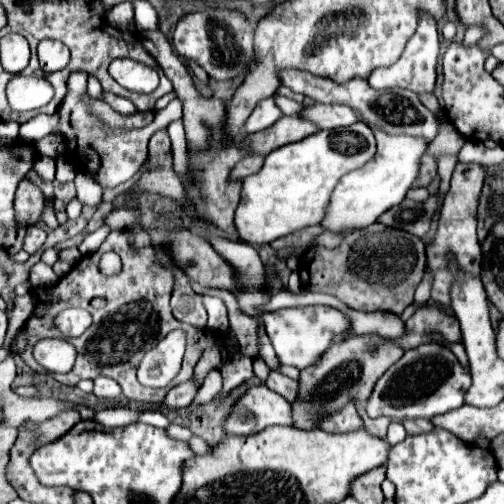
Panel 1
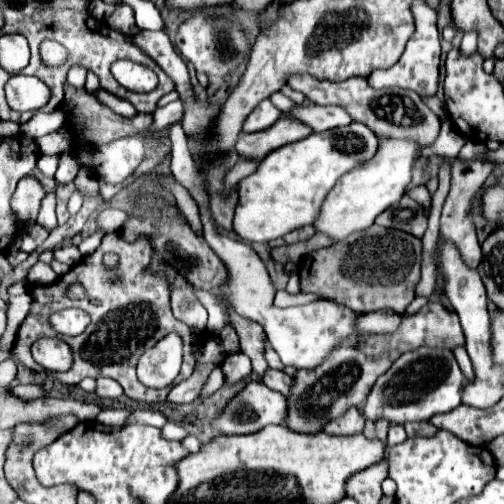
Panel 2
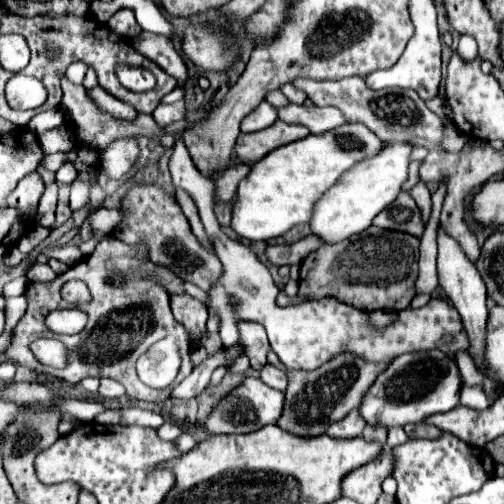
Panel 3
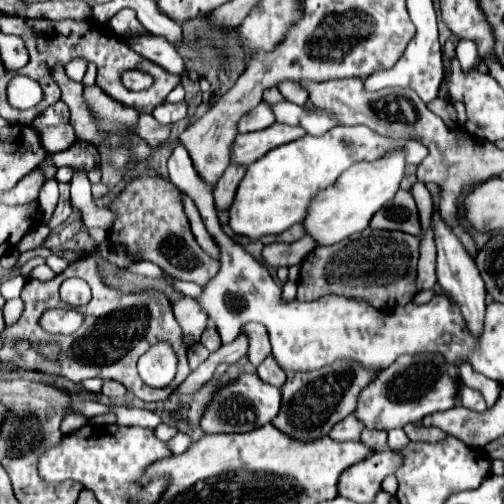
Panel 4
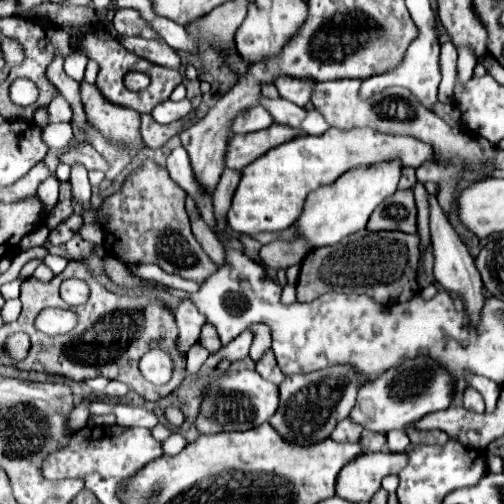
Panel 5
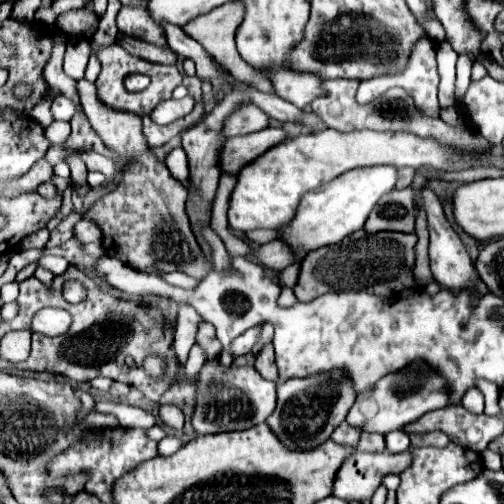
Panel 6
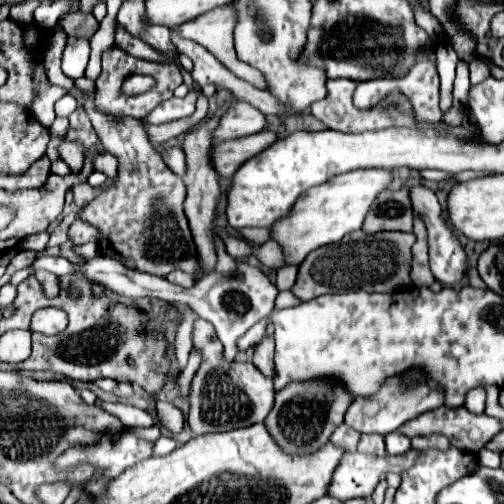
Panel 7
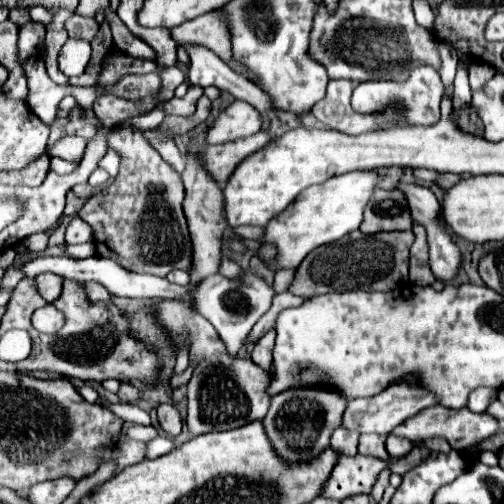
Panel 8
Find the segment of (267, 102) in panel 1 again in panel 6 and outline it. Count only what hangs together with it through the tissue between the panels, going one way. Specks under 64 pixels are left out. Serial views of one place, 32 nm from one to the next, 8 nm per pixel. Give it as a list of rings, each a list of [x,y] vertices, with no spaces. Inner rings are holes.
[[[248,104],[240,110],[236,110],[224,126],[224,136],[240,136],[240,134],[252,134],[258,130],[264,130],[270,124],[270,116],[256,108],[254,104]]]

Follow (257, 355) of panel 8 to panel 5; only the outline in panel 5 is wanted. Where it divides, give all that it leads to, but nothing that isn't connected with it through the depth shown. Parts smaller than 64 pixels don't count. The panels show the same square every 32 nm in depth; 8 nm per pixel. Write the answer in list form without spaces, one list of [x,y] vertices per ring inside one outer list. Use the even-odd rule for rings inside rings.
[[[268,350],[266,354],[264,354],[264,358],[256,364],[256,372],[264,378],[264,380],[268,380],[268,382],[272,382],[272,384],[282,384],[284,382],[284,374],[280,372],[280,368],[278,368],[278,364],[276,364],[276,360],[274,360],[274,356],[272,356],[272,350]]]

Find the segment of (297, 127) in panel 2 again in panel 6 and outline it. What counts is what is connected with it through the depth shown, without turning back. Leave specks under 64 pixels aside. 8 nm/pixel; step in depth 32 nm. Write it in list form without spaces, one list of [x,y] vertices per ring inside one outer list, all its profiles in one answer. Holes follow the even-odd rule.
[[[264,128],[260,132],[252,132],[246,136],[234,136],[224,142],[222,154],[220,154],[220,164],[224,172],[240,172],[246,164],[262,156],[266,150],[272,146],[280,144],[282,140],[288,138],[288,132],[284,128]]]

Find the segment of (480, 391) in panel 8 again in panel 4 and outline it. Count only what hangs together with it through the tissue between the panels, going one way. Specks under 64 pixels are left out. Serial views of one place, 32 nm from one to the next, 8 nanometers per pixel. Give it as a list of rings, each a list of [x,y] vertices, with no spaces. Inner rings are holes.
[[[470,388],[460,390],[460,402],[462,402],[462,406],[468,406],[472,410],[484,410],[486,408],[484,396],[478,390],[470,390]]]

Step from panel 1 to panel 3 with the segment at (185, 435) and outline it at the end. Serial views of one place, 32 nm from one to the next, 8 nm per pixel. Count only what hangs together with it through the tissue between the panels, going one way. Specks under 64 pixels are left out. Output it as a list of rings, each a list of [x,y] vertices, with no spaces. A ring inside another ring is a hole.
[[[166,422],[166,424],[162,424],[160,428],[158,428],[158,436],[162,438],[162,440],[176,440],[178,436],[182,436],[184,432],[176,426],[176,424],[172,424],[172,422]]]

